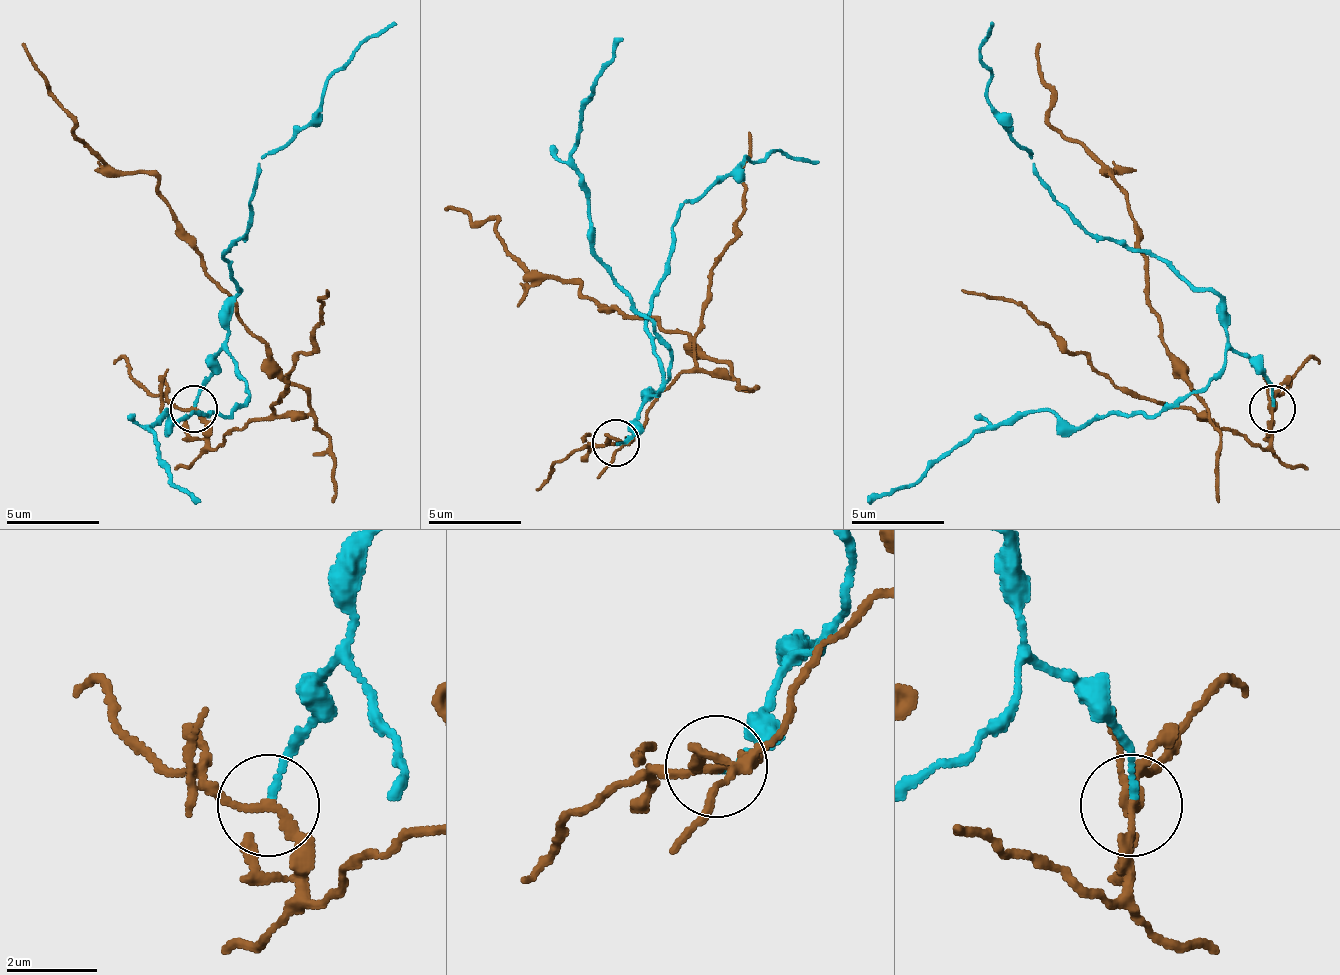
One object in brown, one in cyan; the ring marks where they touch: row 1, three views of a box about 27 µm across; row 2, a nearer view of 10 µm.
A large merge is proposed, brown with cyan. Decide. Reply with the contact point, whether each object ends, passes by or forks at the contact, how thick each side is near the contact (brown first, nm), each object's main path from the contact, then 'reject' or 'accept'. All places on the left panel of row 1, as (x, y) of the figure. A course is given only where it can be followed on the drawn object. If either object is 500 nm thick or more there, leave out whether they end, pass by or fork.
place (193, 409); brown passes by; cyan ends; calibres 150 and 130 nm; course brown (194, 410), (218, 447), (260, 419), (297, 414), (307, 396), (152, 176), (115, 171), (82, 138), (21, 45); course cyan (194, 405), (241, 293), (222, 255), (246, 232), (264, 157), (395, 21); reject

